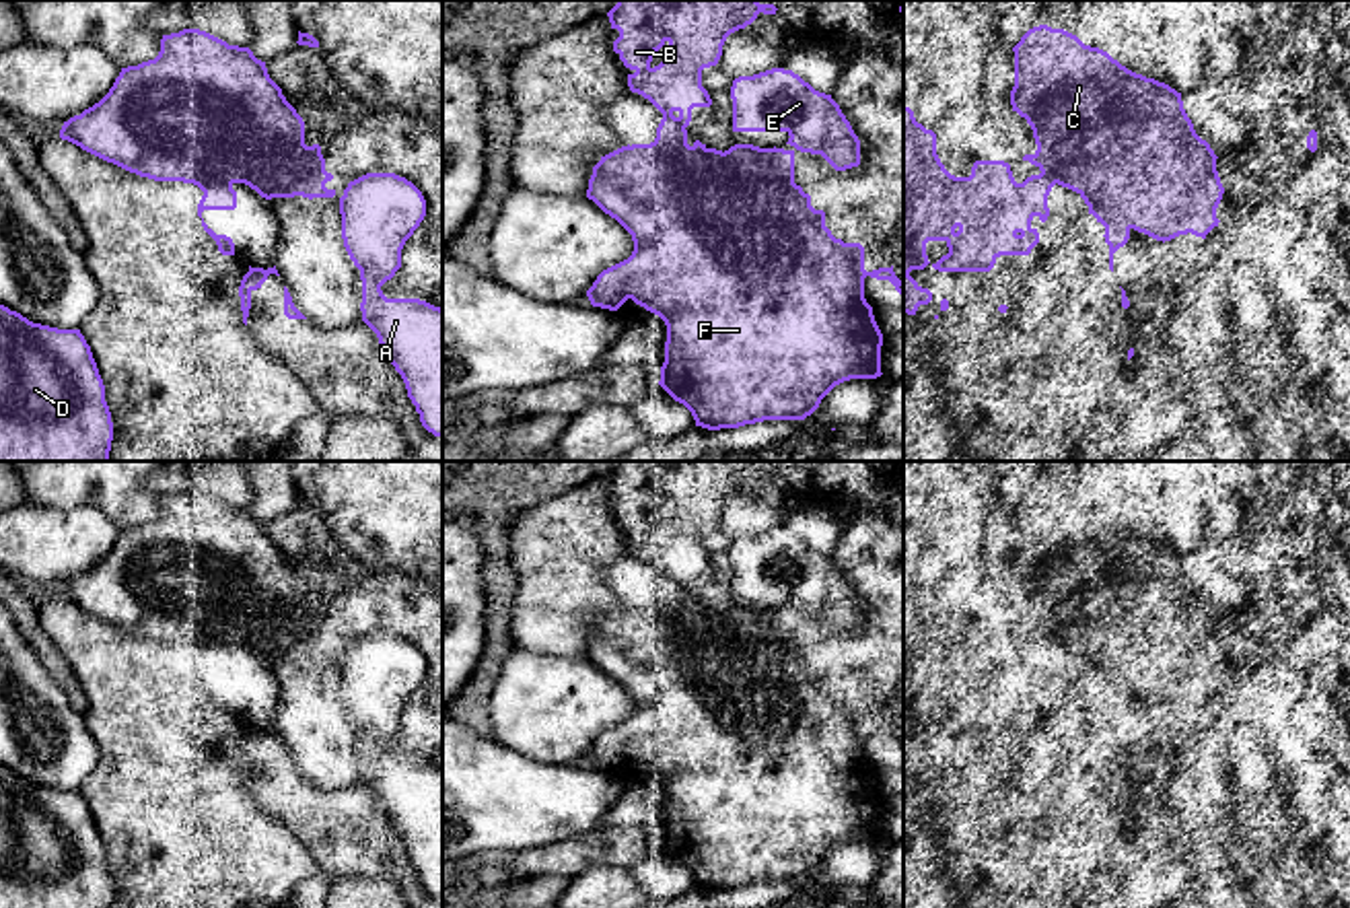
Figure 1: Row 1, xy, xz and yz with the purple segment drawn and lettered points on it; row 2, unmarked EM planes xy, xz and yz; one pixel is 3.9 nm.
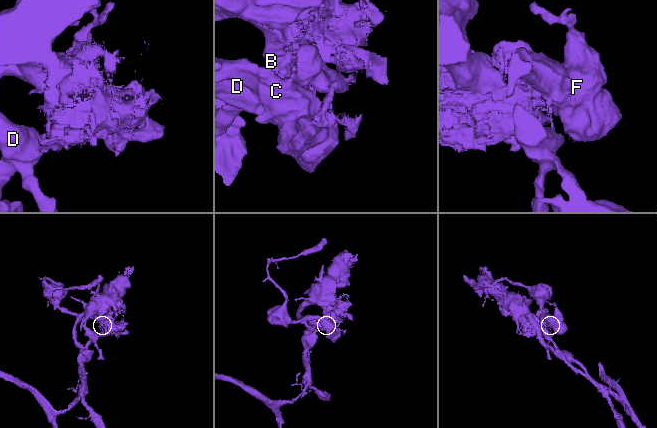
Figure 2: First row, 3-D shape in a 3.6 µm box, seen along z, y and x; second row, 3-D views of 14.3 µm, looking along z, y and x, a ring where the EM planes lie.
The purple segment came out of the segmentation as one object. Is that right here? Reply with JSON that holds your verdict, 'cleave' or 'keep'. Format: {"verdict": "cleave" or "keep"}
{"verdict": "cleave"}

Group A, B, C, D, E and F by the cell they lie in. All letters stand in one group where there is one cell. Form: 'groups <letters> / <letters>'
groups A B E / C D F

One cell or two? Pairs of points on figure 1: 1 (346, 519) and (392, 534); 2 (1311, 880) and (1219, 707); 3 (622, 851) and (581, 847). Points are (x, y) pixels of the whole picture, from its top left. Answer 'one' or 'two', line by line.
1: one
2: two
3: one

